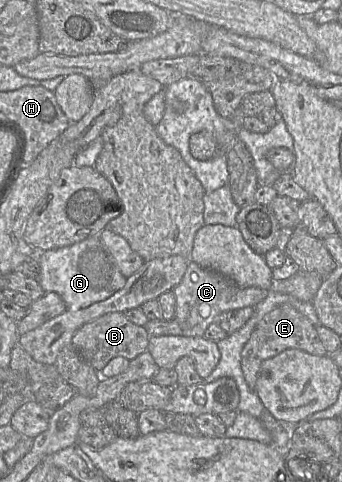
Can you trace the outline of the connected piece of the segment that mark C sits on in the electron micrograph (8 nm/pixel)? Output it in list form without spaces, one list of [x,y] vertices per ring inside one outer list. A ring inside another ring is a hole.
[[[189,261],[181,281],[172,289],[176,308],[174,319],[186,337],[203,337],[208,326],[221,313],[244,307],[254,307],[263,301],[269,290],[257,287],[239,287],[223,275]]]

